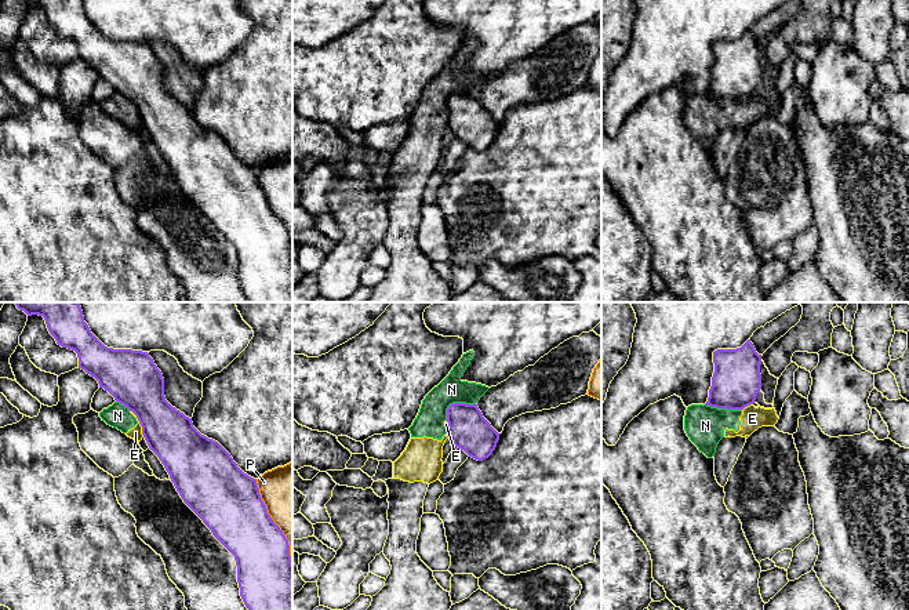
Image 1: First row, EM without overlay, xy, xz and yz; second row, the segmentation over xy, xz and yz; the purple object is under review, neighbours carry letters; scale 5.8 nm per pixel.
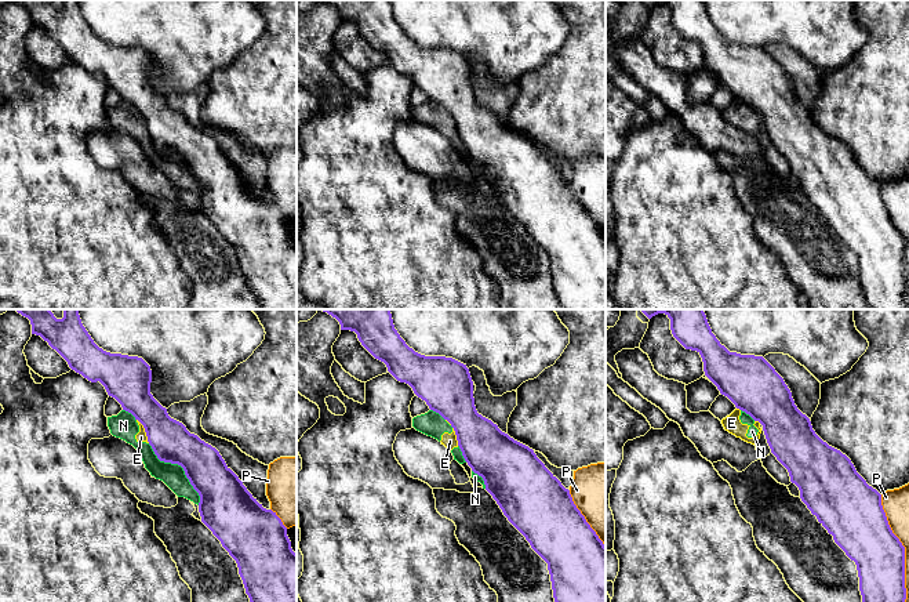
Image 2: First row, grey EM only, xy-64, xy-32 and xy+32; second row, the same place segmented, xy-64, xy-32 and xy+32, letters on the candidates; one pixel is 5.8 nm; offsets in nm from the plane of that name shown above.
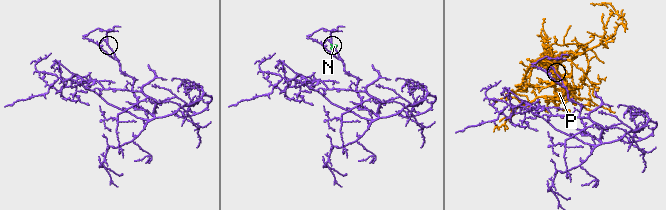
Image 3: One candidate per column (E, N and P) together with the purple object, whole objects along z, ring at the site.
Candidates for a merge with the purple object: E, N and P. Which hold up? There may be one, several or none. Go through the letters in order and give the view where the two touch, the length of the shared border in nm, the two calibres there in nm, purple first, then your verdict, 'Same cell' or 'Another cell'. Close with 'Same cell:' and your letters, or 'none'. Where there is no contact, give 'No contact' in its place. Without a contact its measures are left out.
E: Touches purple in xy. Shared border 180 nm. Thickness 300 nm (purple) against 70 nm. Another cell
N: Touches purple in xz. Shared border 200 nm. Thickness 240 nm (purple) against 170 nm. Another cell
P: Touches purple in xy. Shared border 550 nm. Thickness 360 nm (purple) against 340 nm. Another cell
Same cell: none

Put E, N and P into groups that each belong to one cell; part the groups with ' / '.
E N / P

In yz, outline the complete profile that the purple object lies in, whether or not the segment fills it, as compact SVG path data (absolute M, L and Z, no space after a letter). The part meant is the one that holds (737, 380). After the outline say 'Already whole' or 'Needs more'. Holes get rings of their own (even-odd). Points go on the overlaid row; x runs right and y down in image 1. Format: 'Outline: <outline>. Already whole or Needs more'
Outline: M748 340L737 349L713 352L715 373L706 406L727 410L743 410L755 403L761 389L759 355Z. Already whole

